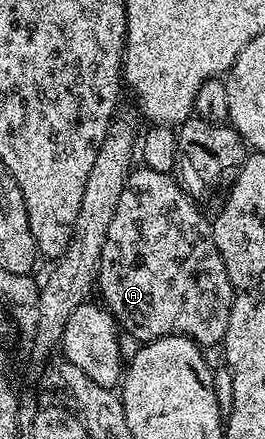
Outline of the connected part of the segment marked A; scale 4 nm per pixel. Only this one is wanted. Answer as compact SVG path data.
M135 167L127 176L125 191L121 191L121 200L117 203L116 213L113 214L113 223L109 223L109 235L105 235L105 247L101 251L97 274L97 293L103 296L101 301L105 308L115 316L115 324L126 336L128 333L135 340L135 343L156 341L162 337L188 337L200 347L218 346L222 342L225 331L229 327L231 284L229 283L229 275L225 271L225 263L217 251L215 240L211 234L212 222L203 213L206 212L195 204L195 200L179 186L178 180L172 174L153 171L146 167Z

